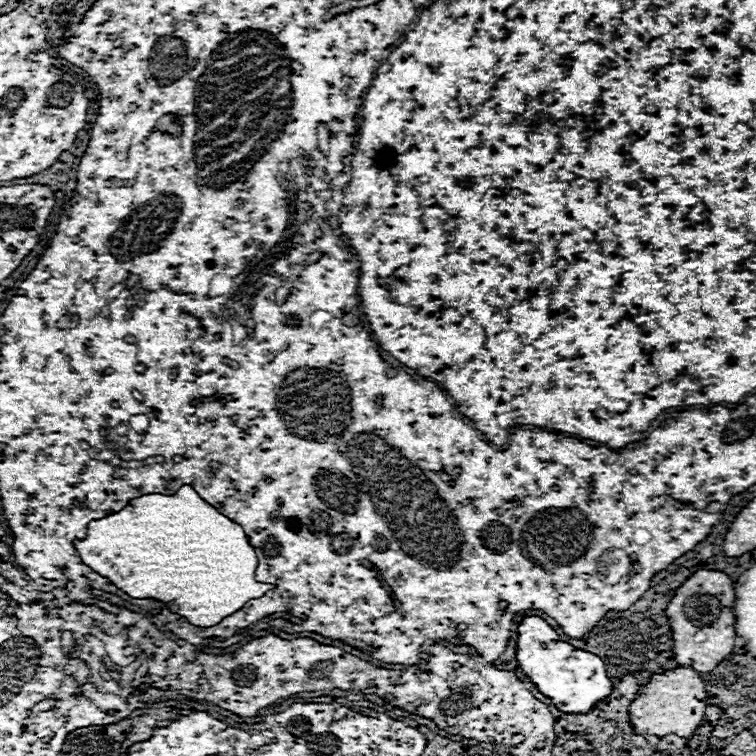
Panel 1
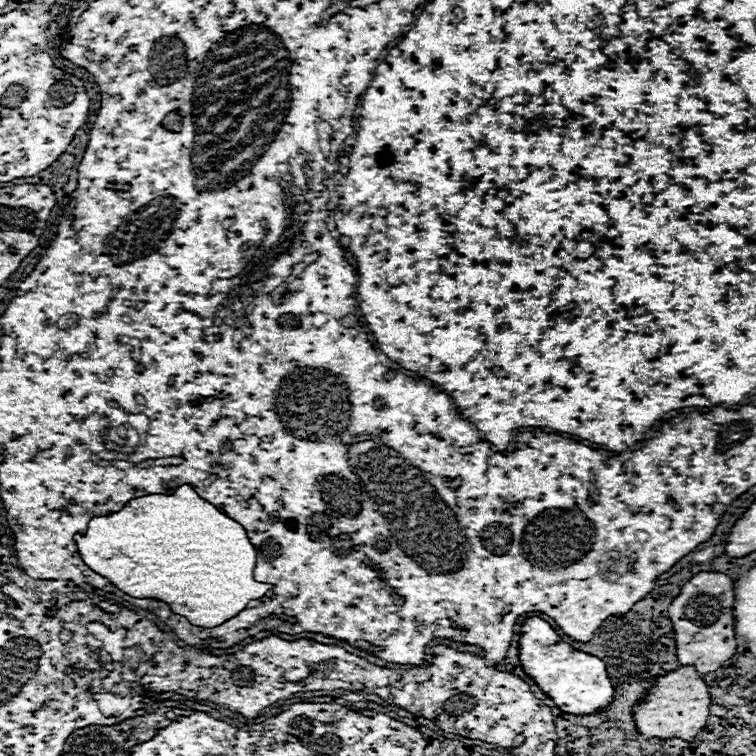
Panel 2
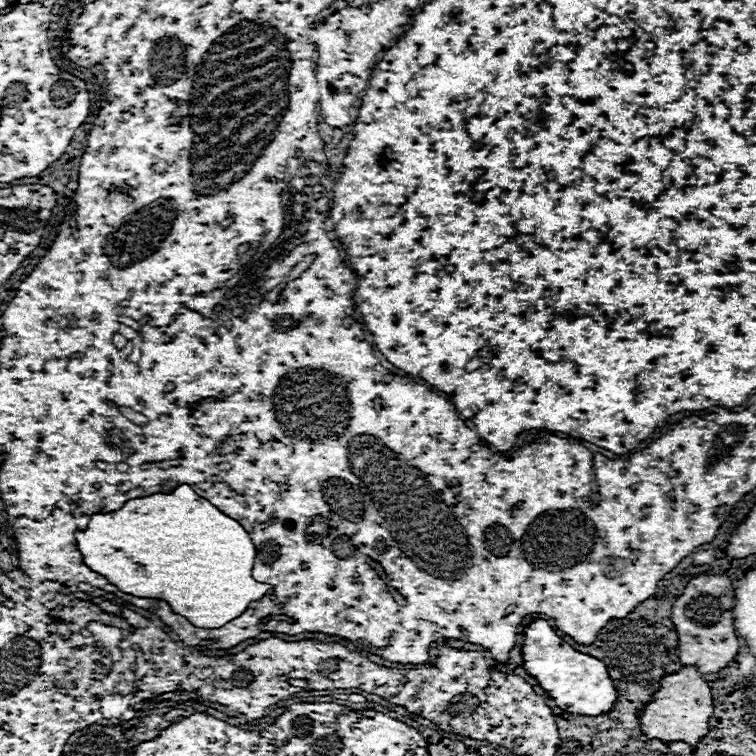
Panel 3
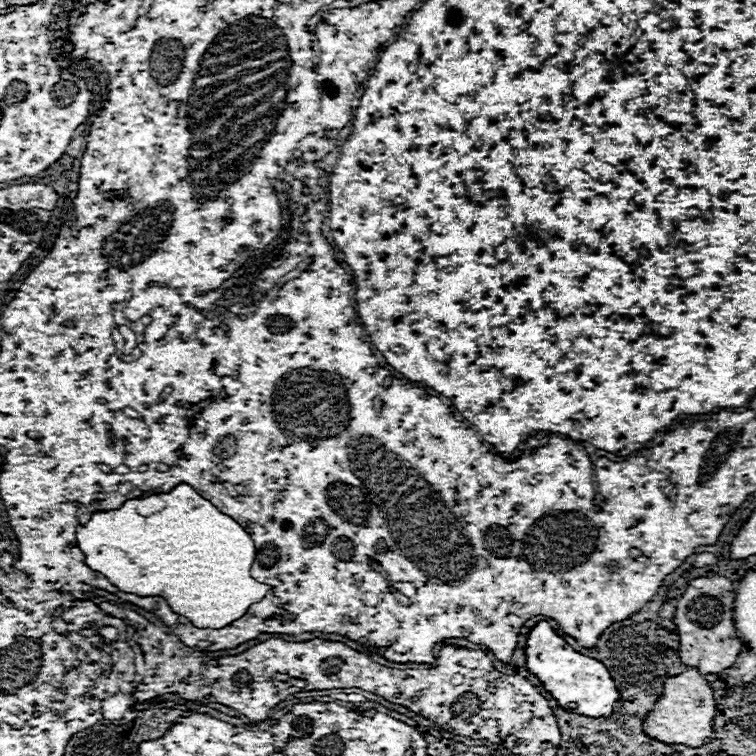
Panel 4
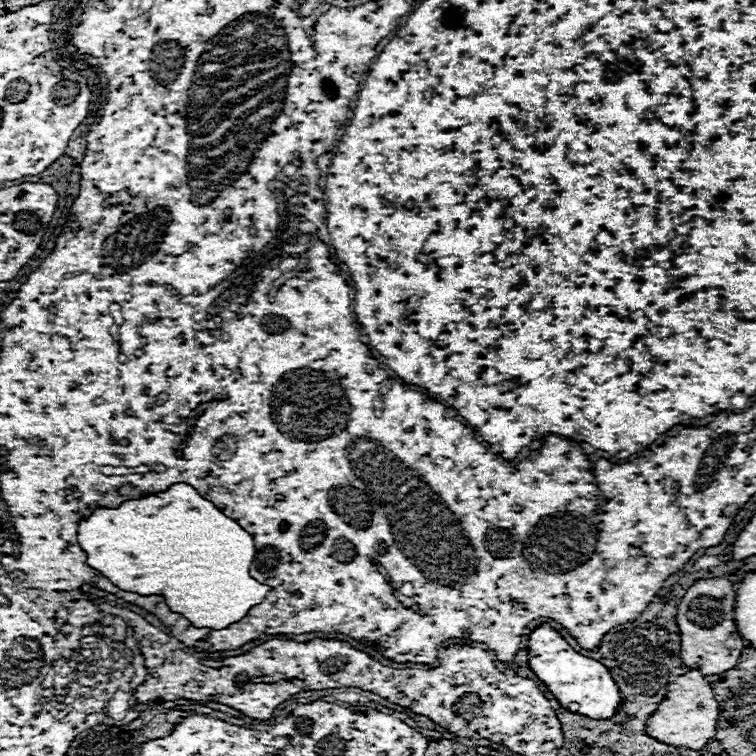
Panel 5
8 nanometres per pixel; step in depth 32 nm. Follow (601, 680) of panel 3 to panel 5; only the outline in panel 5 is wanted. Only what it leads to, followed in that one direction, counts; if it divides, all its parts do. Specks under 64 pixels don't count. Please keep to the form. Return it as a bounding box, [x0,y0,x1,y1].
[528,622,622,718]

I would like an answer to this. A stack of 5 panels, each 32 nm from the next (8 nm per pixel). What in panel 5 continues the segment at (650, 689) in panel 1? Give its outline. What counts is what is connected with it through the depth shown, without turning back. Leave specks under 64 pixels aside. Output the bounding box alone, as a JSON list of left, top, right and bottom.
[646,670,718,750]

